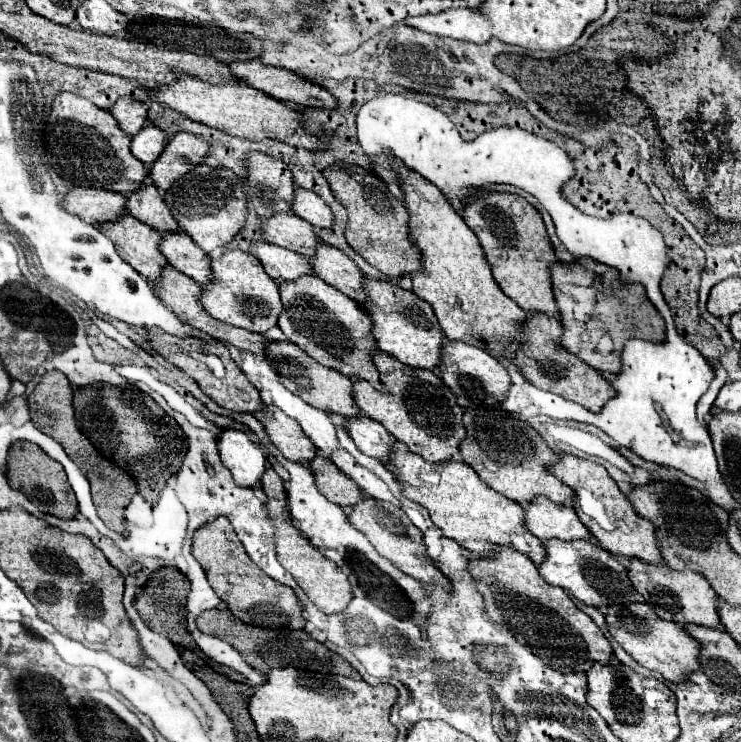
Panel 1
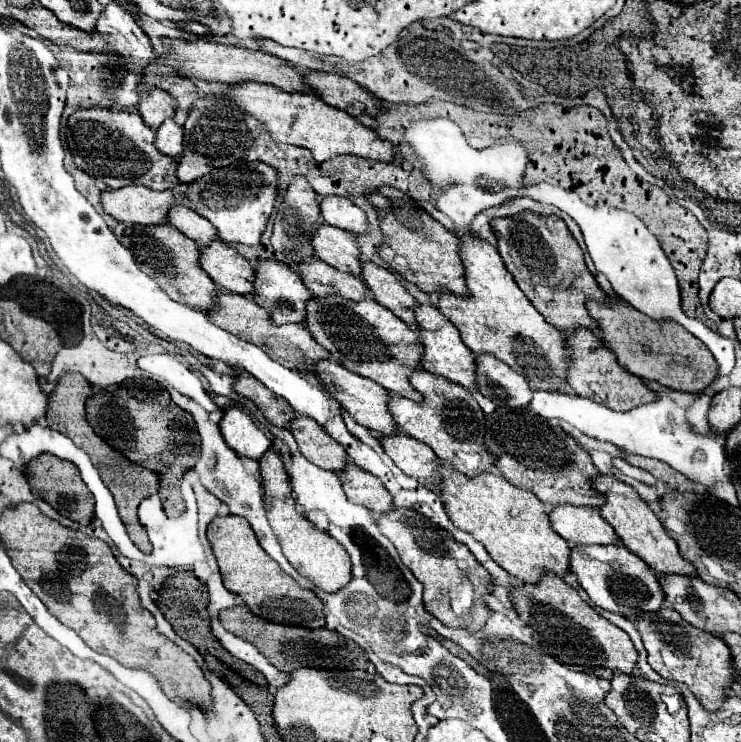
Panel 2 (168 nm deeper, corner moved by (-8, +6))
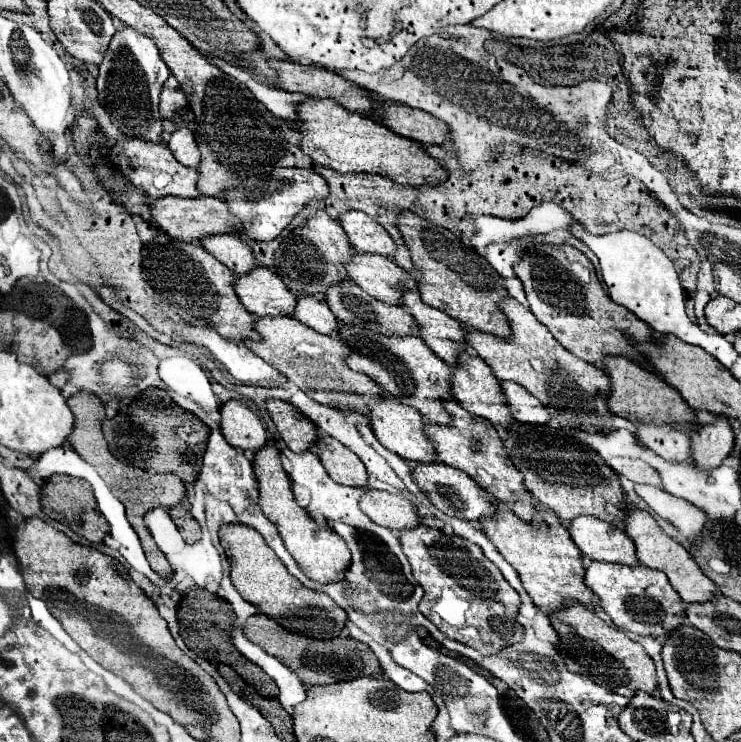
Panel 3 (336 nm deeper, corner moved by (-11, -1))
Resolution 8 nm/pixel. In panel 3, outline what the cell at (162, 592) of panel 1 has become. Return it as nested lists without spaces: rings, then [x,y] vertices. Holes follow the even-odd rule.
[[[192,589],[184,595],[184,599],[180,603],[178,619],[180,619],[180,635],[184,637],[190,651],[194,651],[198,657],[202,657],[210,663],[230,665],[234,671],[238,671],[238,675],[242,675],[242,679],[246,683],[254,685],[256,691],[260,691],[264,697],[278,697],[276,683],[264,671],[260,671],[258,665],[244,659],[240,655],[240,651],[232,645],[230,631],[234,629],[234,611],[232,611],[230,603],[226,603],[224,599],[216,597],[214,593],[204,591],[204,589]]]

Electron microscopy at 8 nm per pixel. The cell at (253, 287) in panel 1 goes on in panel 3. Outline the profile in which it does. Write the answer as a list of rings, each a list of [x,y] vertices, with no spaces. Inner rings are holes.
[[[314,295],[298,297],[298,305],[296,305],[296,311],[292,313],[292,317],[306,323],[308,327],[312,327],[314,331],[318,331],[322,335],[338,337],[340,323],[332,315],[332,311],[328,309],[324,299],[316,299]]]

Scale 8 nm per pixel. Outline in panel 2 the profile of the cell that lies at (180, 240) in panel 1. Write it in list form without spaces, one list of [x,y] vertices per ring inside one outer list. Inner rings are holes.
[[[213,240],[209,246],[199,248],[199,260],[219,288],[237,294],[253,292],[253,268],[229,244]]]

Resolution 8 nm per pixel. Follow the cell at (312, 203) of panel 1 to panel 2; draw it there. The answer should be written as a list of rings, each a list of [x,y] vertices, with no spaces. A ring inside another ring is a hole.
[[[323,196],[319,210],[321,210],[323,220],[331,226],[343,228],[353,234],[367,232],[365,212],[343,196]]]

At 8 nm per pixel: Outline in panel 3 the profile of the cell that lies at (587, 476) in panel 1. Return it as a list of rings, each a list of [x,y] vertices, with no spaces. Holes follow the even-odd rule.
[[[632,507],[632,515],[628,517],[628,523],[626,523],[626,533],[636,543],[636,555],[640,563],[650,569],[658,569],[666,573],[666,577],[670,579],[672,587],[676,587],[684,603],[706,603],[716,595],[716,585],[702,573],[698,563],[690,557],[690,553],[680,543],[676,543],[674,539],[662,533],[662,529],[658,527],[658,523],[650,513]]]

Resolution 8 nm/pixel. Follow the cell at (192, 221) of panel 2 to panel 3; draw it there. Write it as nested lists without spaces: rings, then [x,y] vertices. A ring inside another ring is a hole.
[[[214,235],[200,241],[202,247],[222,261],[234,275],[248,275],[258,267],[252,247],[240,235]]]

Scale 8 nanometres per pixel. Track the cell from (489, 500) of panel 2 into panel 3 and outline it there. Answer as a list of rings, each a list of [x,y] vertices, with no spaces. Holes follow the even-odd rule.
[[[498,507],[492,519],[484,519],[482,529],[498,547],[500,555],[518,571],[524,589],[544,615],[554,615],[568,603],[580,603],[586,607],[594,605],[596,595],[584,583],[586,569],[582,565],[582,553],[580,549],[576,549],[576,543],[572,541],[568,529],[560,523],[560,519],[540,509],[536,523],[528,525],[512,515],[512,511],[508,511],[506,507]]]

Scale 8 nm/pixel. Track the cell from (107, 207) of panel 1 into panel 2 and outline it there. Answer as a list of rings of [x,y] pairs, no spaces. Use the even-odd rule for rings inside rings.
[[[125,186],[101,192],[103,210],[125,224],[161,224],[167,210],[183,198],[175,198],[169,190],[155,192],[145,186]]]

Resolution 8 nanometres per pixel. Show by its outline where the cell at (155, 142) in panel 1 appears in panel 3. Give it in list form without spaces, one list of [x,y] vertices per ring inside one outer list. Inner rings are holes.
[[[180,129],[180,131],[172,133],[168,147],[182,165],[186,165],[186,167],[200,165],[200,149],[198,149],[194,133],[190,129]]]

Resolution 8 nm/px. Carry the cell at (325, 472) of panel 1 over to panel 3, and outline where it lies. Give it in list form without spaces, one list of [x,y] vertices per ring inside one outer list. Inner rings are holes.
[[[366,491],[360,509],[378,525],[392,531],[412,529],[420,525],[416,505],[404,495],[390,495],[384,491]]]

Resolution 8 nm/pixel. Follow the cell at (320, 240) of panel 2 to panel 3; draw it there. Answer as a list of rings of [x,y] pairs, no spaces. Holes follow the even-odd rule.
[[[354,255],[352,261],[346,263],[346,271],[350,279],[372,297],[388,305],[402,305],[406,271],[392,259],[382,255]]]

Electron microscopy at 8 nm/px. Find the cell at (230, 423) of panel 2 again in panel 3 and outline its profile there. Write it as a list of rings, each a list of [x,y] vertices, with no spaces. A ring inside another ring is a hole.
[[[230,399],[220,407],[220,415],[222,435],[228,443],[232,443],[232,447],[242,451],[258,451],[260,445],[266,443],[266,431],[258,415],[246,403]]]

